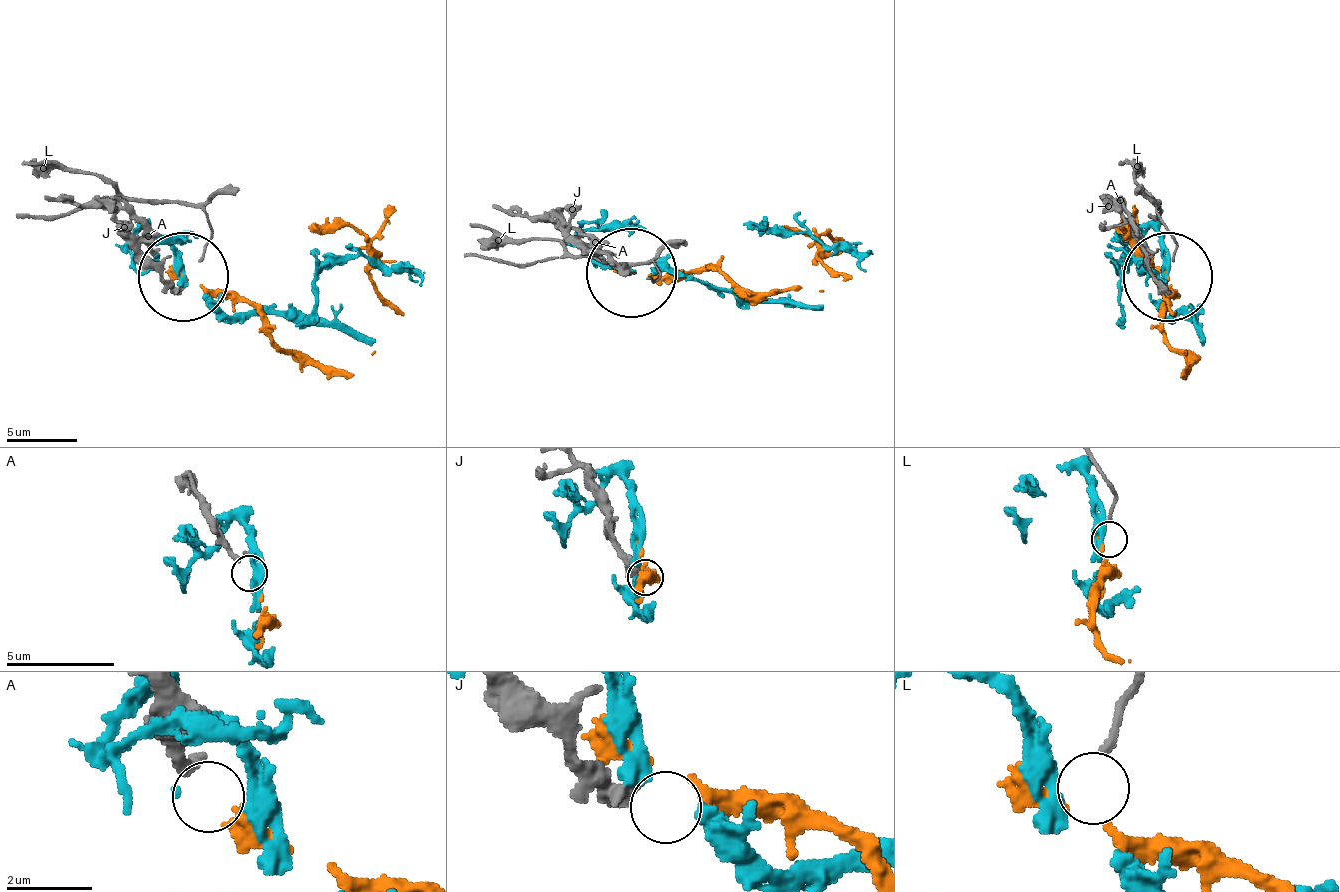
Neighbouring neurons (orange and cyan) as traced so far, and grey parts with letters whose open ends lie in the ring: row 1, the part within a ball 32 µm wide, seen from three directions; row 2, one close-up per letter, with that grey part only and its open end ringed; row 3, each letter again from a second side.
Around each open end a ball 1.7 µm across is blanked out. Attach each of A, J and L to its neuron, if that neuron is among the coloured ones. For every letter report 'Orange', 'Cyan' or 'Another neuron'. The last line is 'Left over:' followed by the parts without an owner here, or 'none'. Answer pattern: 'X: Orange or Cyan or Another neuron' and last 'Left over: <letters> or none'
A: Orange
J: Another neuron
L: Another neuron
Left over: J, L

